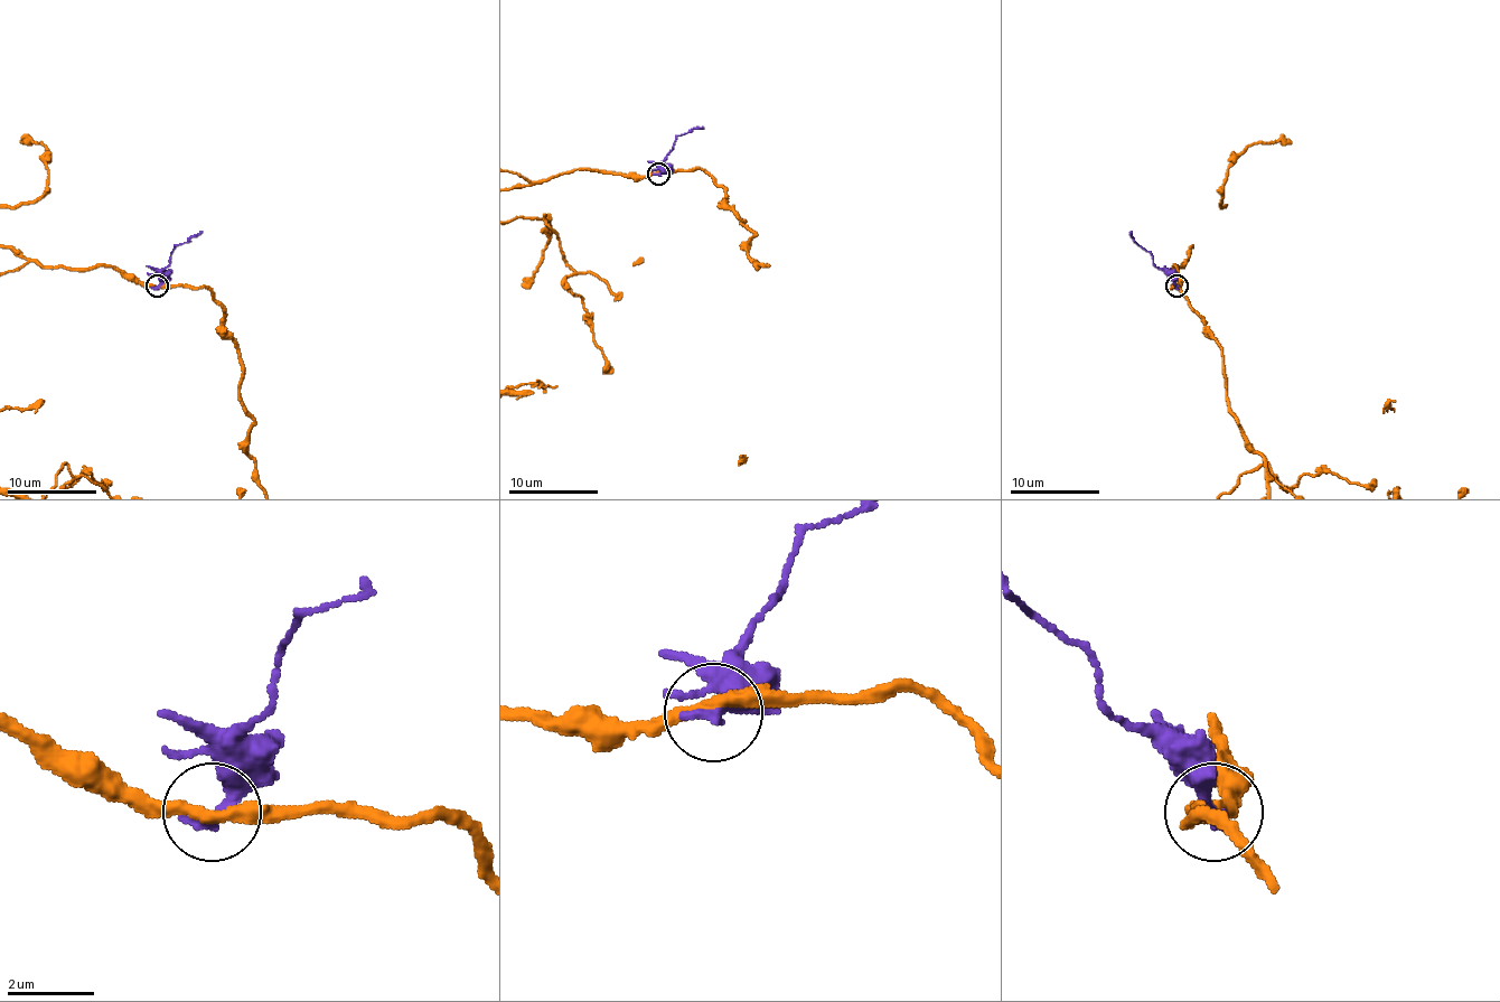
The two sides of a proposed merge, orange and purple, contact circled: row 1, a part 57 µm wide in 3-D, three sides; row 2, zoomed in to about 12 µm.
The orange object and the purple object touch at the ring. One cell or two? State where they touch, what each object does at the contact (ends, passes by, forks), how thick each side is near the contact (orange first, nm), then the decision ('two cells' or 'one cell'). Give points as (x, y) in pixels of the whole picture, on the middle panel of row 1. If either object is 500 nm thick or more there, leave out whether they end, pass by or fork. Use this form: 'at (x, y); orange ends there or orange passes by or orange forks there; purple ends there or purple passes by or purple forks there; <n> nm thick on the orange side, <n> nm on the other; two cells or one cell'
at (658, 174); orange passes by; purple ends there; 300 nm thick on the orange side, 380 nm on the other; two cells

